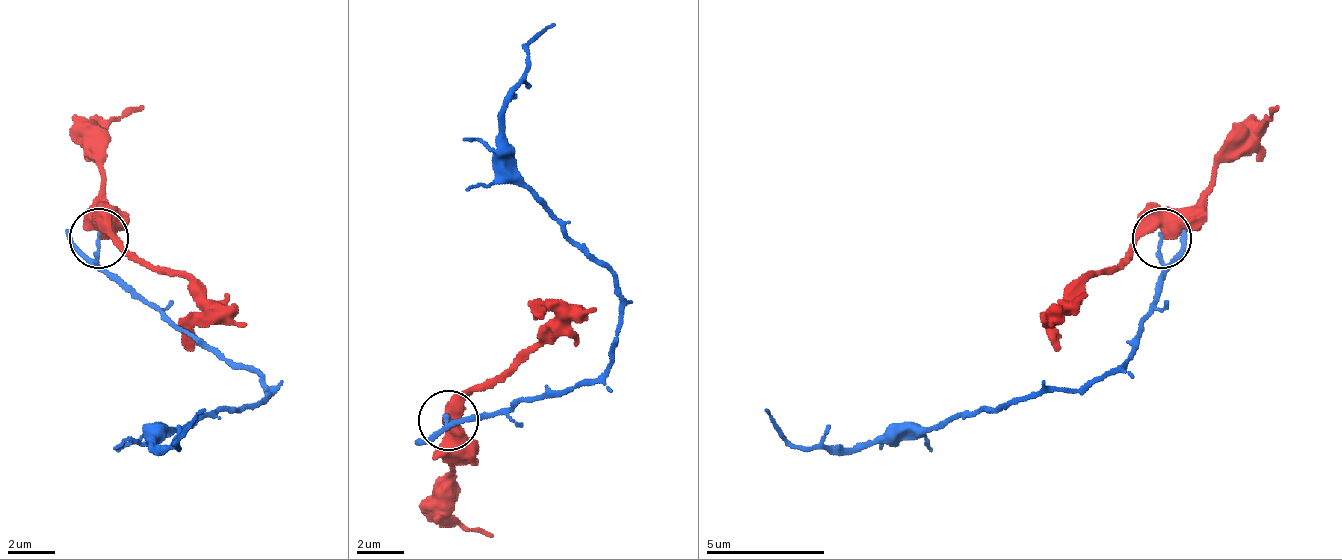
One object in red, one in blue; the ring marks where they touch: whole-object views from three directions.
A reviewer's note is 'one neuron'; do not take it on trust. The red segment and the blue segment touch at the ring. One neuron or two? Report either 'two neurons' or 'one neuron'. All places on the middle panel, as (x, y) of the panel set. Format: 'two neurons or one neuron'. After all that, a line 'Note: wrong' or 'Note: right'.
two neurons
Note: wrong

